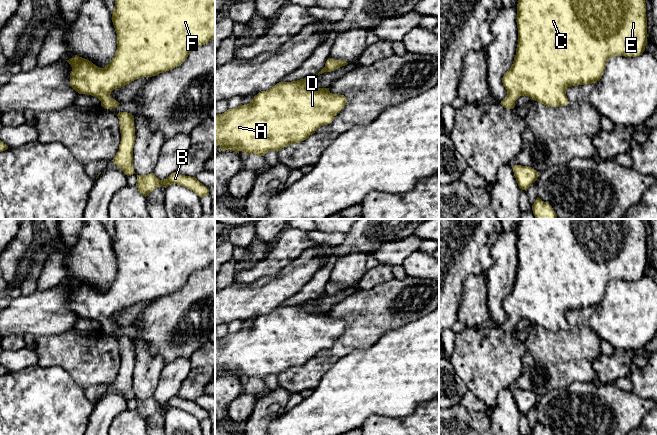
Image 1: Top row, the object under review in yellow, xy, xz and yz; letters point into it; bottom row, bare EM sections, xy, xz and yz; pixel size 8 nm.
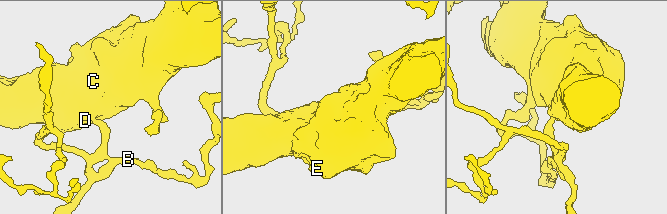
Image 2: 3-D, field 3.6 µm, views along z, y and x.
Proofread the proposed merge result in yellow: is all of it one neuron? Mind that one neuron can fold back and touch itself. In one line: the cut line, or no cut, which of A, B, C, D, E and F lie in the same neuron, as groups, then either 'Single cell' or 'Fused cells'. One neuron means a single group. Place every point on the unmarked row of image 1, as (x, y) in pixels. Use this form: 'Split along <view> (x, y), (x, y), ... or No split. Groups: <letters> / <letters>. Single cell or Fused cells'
No split. Groups: A B C D E F. Single cell

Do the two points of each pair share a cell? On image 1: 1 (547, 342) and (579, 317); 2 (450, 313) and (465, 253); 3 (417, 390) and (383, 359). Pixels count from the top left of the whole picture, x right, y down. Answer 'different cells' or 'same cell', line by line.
1: same cell
2: same cell
3: same cell

